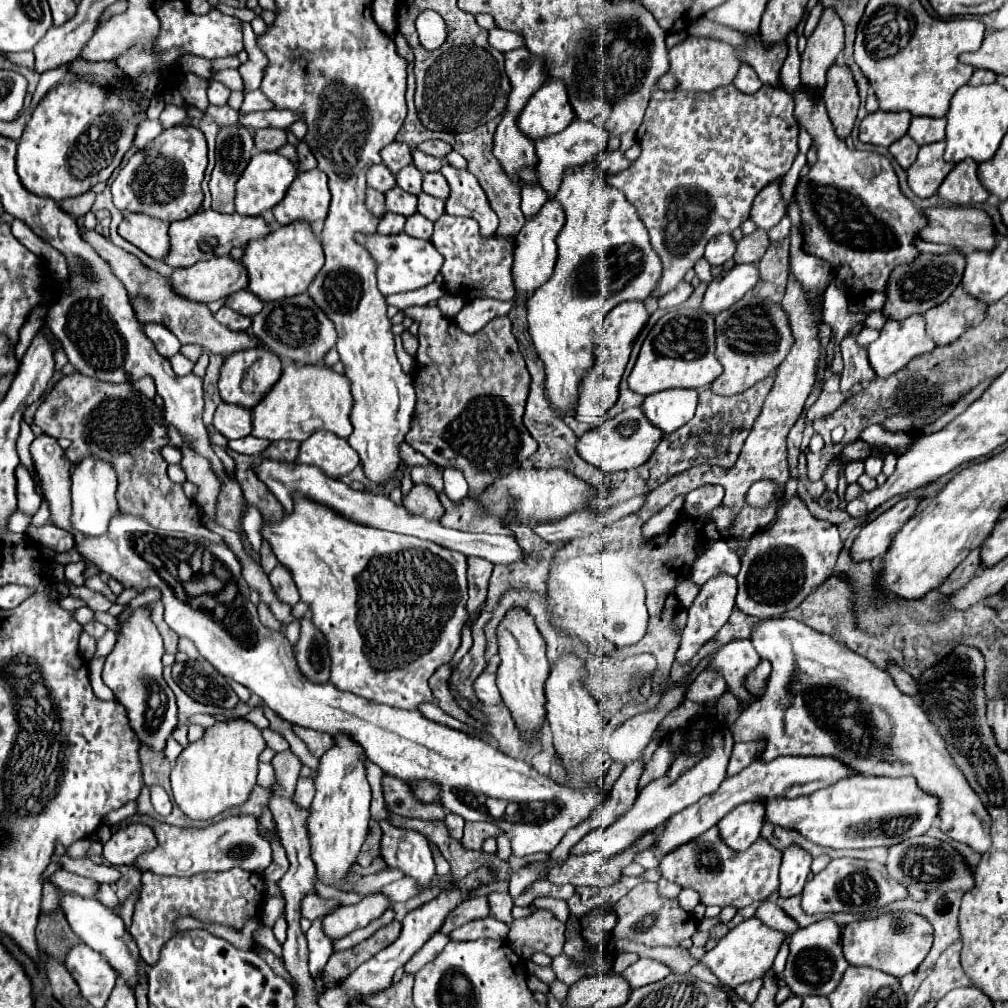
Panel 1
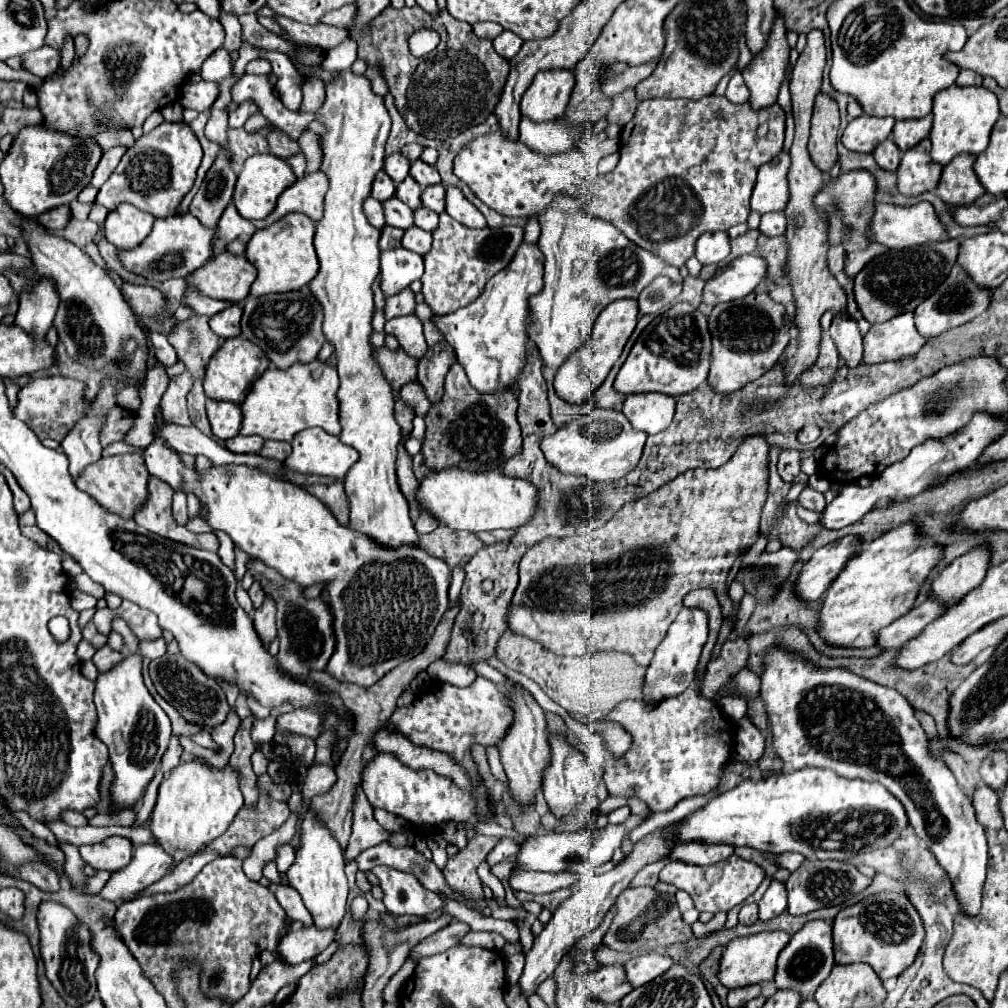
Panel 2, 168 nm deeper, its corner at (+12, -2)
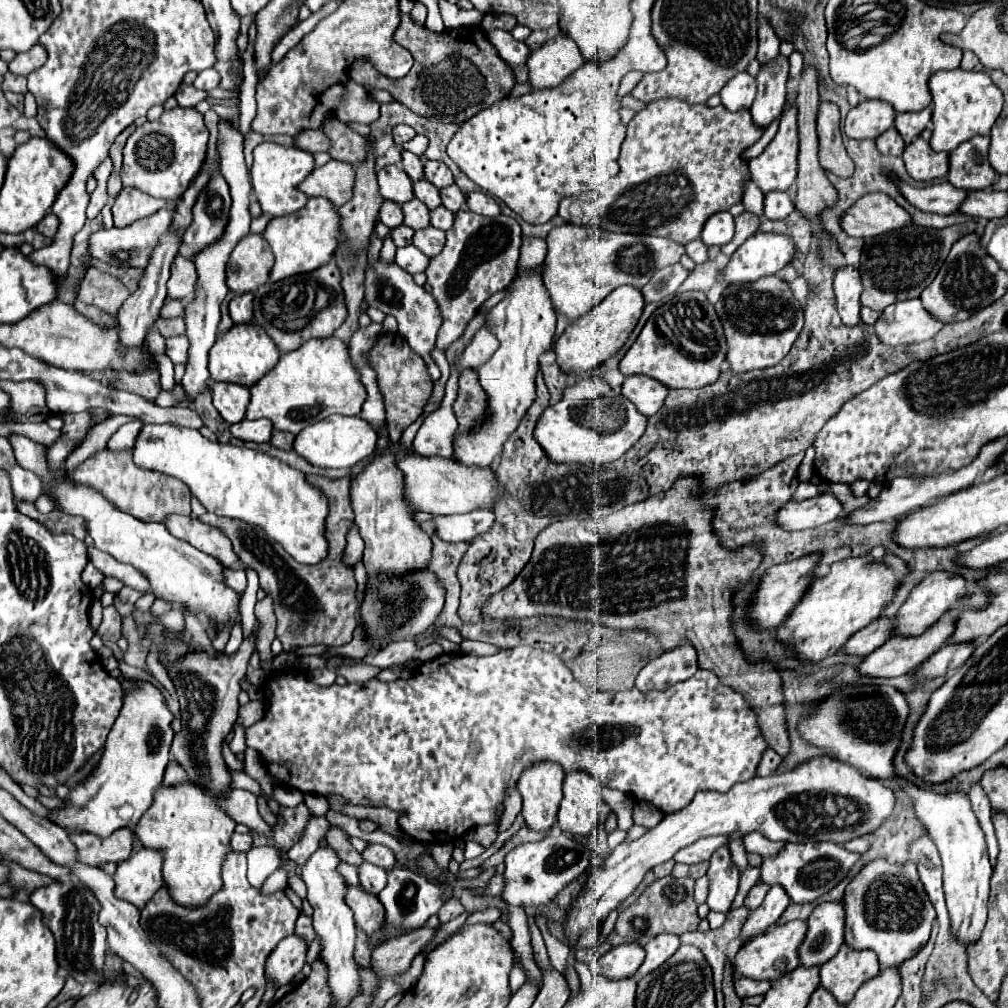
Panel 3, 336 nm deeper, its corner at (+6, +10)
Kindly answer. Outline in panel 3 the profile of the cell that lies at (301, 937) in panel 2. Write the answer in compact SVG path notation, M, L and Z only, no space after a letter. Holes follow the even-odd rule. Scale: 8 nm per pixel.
M288 936L268 956L264 976L278 988L286 986L302 970L304 962L306 962L306 944L298 936Z

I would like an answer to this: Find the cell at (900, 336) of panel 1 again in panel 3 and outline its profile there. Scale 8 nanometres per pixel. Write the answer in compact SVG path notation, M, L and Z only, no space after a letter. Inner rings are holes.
M920 298L890 304L874 324L878 338L886 346L914 344L934 338L942 330L942 322L930 316Z

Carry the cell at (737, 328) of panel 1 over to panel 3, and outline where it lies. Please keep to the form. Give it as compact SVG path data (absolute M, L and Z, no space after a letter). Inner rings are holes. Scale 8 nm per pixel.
M766 276L758 282L728 284L722 298L716 302L716 312L728 340L726 362L734 372L776 366L790 352L804 326L802 304L778 276Z

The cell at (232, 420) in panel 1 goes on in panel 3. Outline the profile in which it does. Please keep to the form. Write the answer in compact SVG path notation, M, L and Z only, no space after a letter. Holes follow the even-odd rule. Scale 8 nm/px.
M214 382L212 398L214 398L214 408L220 412L220 416L228 424L236 424L244 418L244 412L250 400L250 392L246 386L240 386L240 384Z

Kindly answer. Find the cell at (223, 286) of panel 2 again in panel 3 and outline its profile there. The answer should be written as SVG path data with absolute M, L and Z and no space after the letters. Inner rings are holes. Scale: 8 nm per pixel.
M246 234L232 250L226 266L226 284L233 292L256 292L268 282L274 264L272 250L262 234Z

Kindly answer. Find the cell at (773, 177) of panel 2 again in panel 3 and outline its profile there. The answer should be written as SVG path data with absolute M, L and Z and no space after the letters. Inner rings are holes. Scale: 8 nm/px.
M786 104L778 132L766 150L748 162L752 182L762 190L788 190L796 180L798 168L798 126L796 126L798 108L796 104Z

